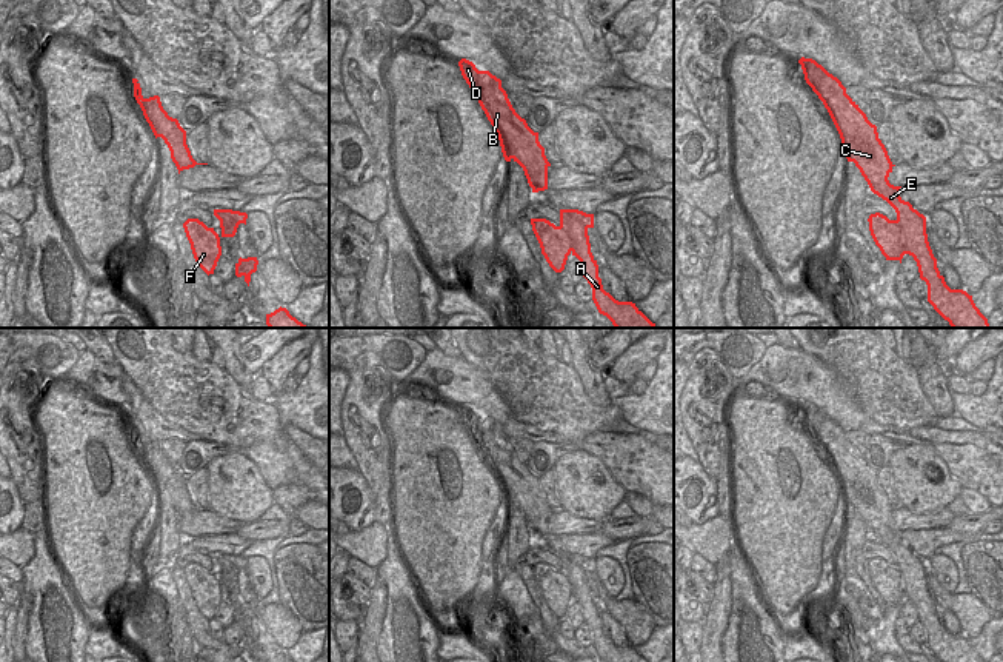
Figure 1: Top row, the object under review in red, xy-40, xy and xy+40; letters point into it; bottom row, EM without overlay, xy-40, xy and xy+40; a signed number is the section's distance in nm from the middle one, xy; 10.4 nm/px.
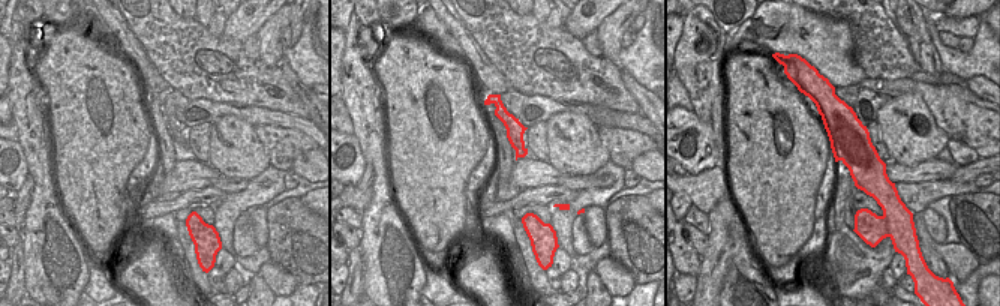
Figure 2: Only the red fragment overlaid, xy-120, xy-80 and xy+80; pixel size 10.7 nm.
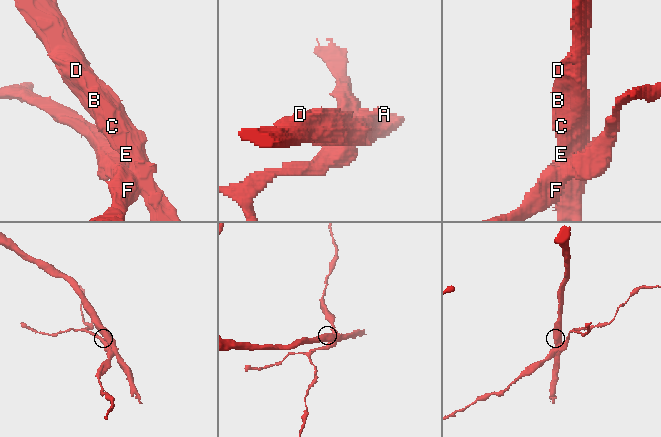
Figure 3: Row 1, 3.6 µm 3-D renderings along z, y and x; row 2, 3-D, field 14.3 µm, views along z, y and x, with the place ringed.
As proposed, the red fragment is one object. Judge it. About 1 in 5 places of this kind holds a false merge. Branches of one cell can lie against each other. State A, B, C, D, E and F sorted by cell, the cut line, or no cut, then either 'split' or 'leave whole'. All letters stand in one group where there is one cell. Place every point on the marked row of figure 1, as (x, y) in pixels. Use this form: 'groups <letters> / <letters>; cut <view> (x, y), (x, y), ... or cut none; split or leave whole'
groups A B C D E / F; cut xy+40 (897, 219), (908, 253); split

